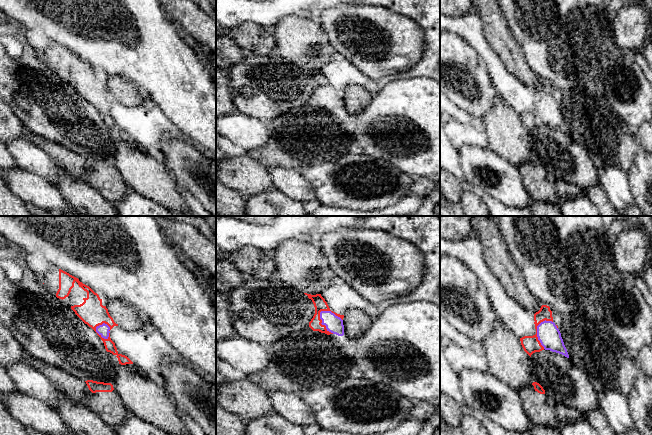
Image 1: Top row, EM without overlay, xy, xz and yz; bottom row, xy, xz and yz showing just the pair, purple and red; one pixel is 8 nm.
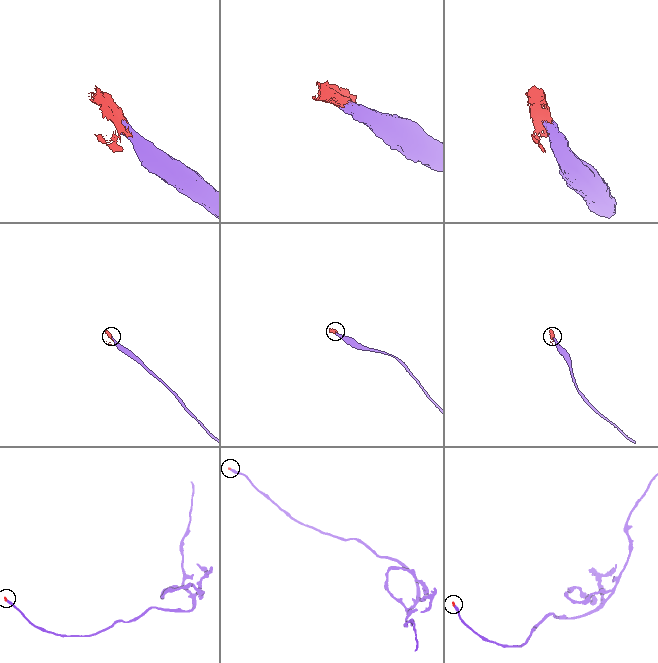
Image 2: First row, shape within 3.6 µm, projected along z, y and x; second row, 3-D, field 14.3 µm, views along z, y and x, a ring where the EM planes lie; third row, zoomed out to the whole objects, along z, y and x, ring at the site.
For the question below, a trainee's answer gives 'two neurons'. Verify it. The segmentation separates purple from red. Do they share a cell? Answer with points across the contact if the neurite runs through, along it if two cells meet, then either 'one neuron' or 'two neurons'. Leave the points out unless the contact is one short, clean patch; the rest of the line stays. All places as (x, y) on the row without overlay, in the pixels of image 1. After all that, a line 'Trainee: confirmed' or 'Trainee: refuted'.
one neuron
Trainee: refuted

